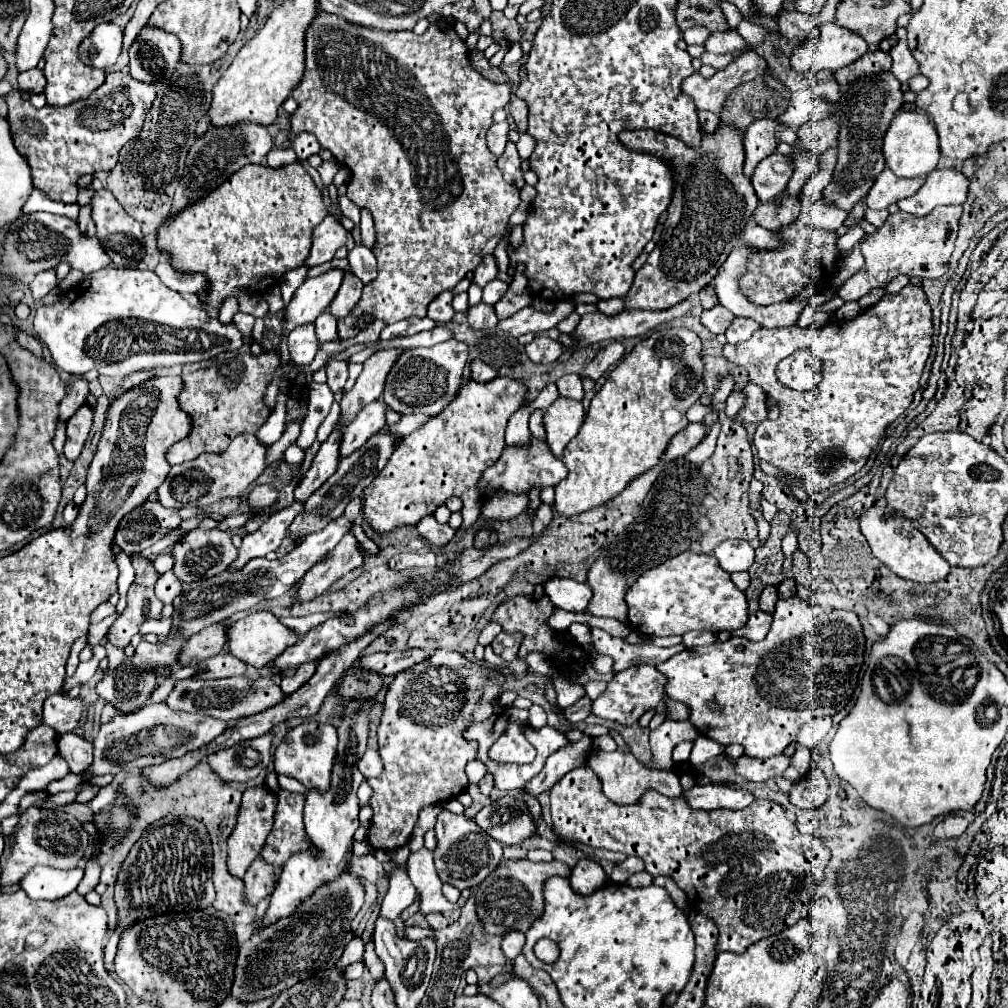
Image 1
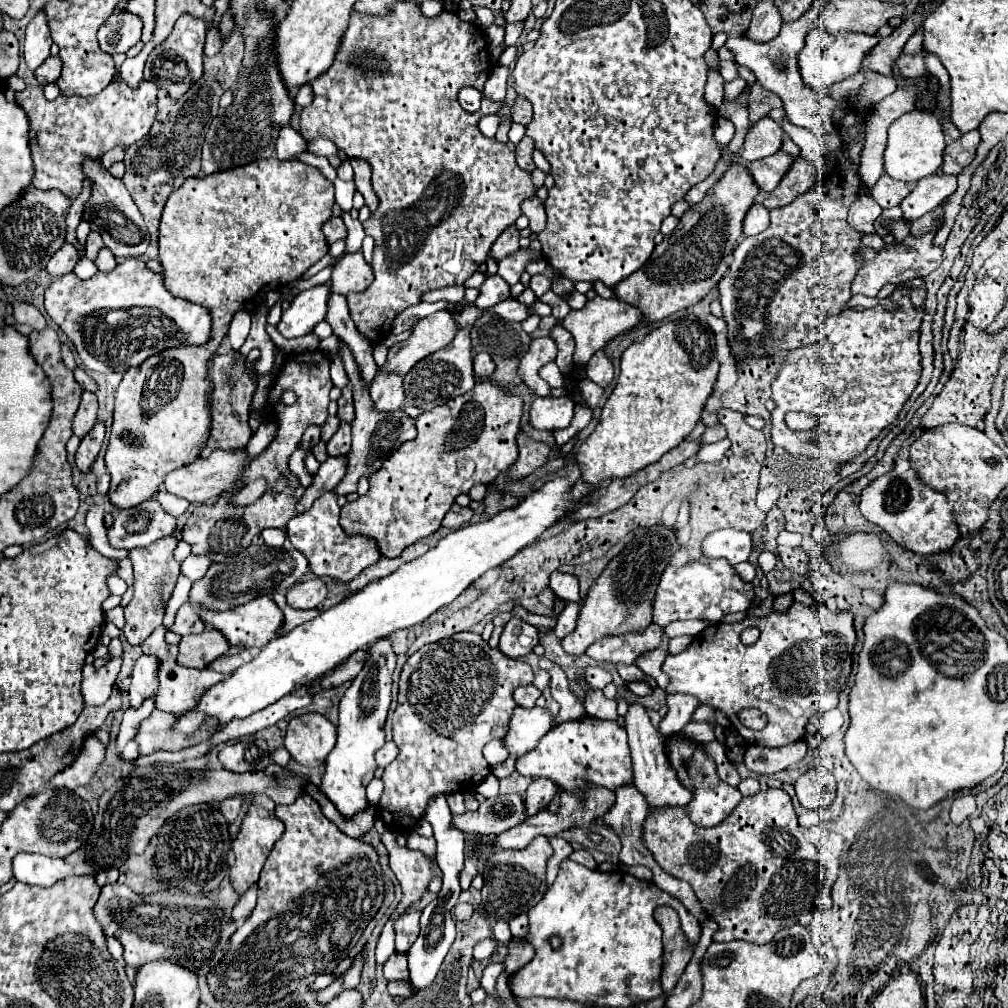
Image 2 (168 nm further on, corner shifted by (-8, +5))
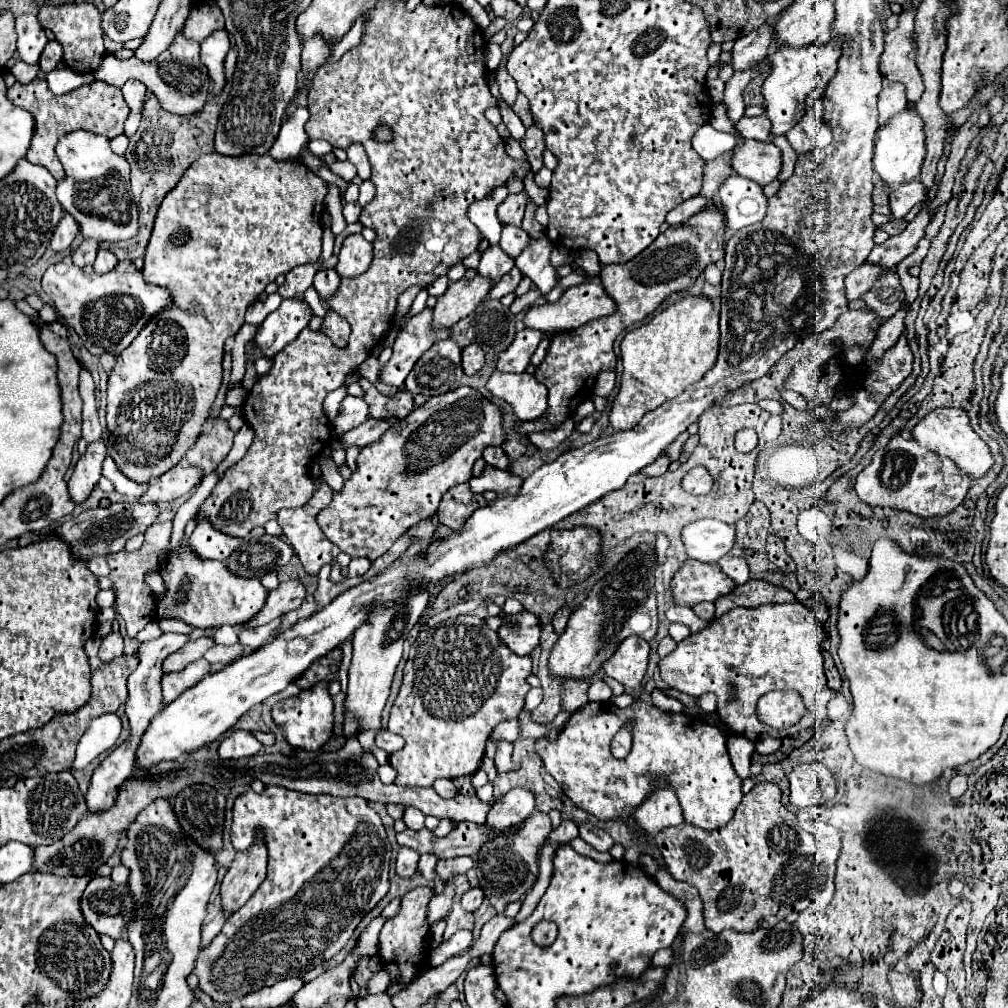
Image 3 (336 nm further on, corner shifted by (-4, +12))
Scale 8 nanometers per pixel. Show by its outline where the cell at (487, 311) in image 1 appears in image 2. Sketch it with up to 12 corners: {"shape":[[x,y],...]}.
{"shape":[[499,276],[481,284],[475,306],[481,310],[511,298],[511,288]]}

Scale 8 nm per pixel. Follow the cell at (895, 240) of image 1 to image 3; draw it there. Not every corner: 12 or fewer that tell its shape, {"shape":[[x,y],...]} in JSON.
{"shape":[[861,265],[845,279],[847,301],[861,299],[881,269]]}

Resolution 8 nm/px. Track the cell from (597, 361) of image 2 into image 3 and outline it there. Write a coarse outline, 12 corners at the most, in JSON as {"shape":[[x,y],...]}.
{"shape":[[601,371],[593,393],[609,397],[615,387],[615,373]]}

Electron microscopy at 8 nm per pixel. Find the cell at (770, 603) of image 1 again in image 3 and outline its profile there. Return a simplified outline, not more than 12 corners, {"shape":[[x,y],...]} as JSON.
{"shape":[[751,579],[715,601],[715,619],[733,607],[789,603],[791,593]]}

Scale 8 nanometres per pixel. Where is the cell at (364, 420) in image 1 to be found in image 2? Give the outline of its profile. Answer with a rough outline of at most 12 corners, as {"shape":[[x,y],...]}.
{"shape":[[377,374],[369,386],[375,412],[403,406],[403,378]]}

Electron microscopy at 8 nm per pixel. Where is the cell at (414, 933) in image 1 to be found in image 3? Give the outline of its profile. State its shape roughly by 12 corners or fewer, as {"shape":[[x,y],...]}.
{"shape":[[431,887],[411,889],[379,933],[391,985],[429,965]]}

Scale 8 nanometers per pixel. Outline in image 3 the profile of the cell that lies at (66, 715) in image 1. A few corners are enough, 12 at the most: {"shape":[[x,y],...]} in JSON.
{"shape":[[111,631],[101,641],[99,669],[103,661],[123,655],[123,637]]}

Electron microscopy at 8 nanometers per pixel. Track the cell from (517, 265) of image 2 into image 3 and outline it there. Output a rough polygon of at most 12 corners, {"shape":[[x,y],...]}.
{"shape":[[503,225],[501,249],[517,257],[529,235],[515,225]]}

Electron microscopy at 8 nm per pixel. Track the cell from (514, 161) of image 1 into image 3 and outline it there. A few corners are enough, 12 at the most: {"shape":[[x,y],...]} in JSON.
{"shape":[[531,125],[521,141],[531,169],[543,167],[543,131]]}

